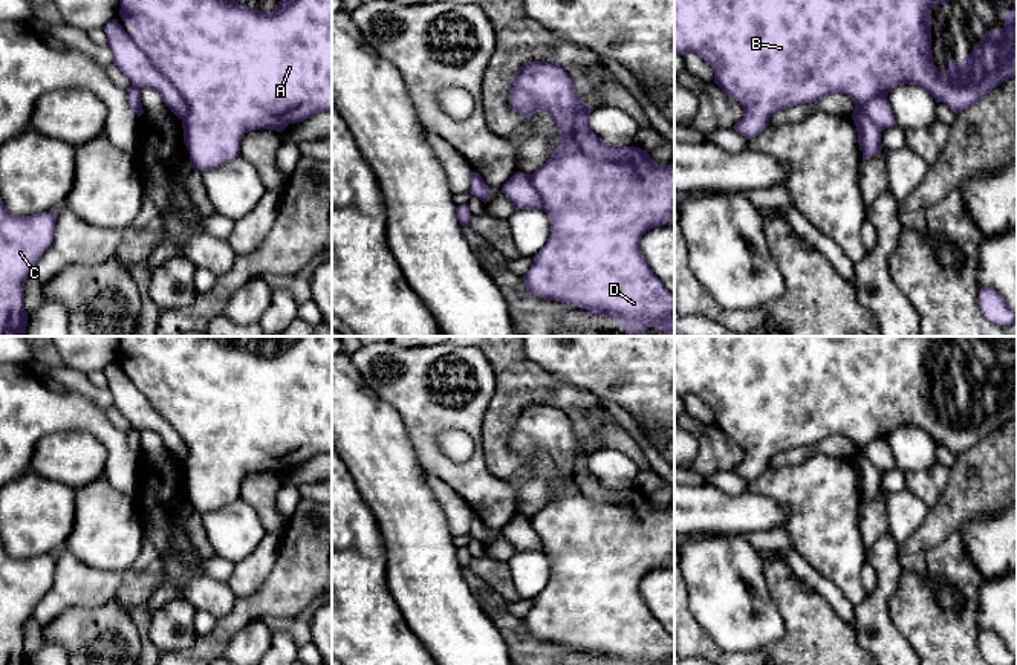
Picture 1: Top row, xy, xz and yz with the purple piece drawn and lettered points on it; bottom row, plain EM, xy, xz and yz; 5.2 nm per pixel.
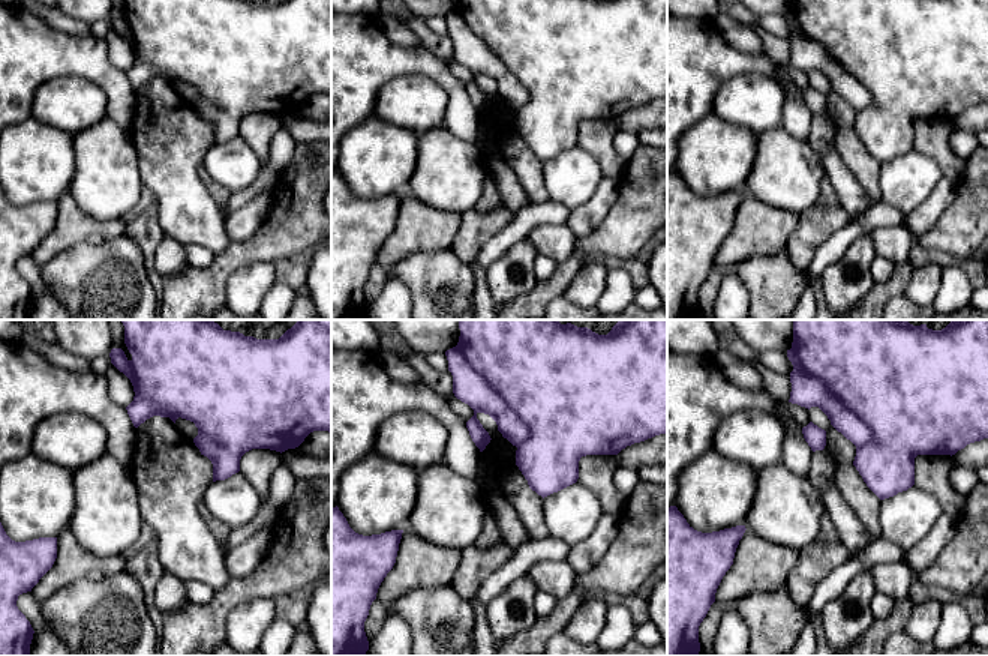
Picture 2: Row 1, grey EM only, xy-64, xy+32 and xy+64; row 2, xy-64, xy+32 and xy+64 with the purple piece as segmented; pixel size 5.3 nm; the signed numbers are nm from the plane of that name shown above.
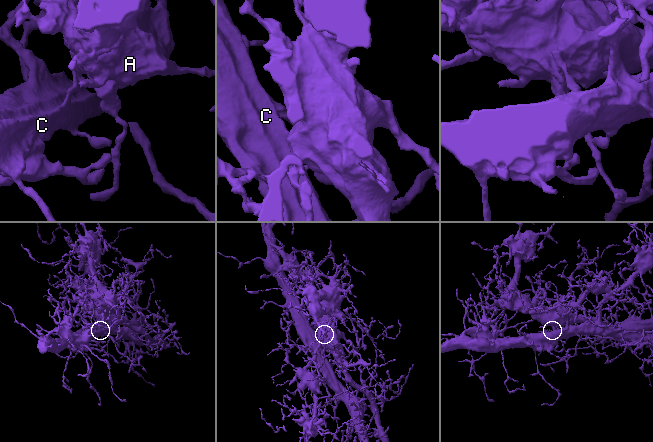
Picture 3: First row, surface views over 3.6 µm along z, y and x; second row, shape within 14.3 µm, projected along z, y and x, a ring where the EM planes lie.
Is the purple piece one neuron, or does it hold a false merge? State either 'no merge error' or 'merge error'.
merge error

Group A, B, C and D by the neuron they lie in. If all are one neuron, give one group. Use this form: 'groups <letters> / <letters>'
groups A B D / C

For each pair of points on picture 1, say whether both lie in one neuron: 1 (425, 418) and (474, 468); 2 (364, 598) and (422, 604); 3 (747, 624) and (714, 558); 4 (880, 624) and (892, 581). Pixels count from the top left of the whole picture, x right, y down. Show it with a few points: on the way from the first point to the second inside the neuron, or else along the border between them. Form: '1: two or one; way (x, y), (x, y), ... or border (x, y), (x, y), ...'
1: one; way (425, 437), (427, 448), (448, 470), (454, 470)
2: two; border (387, 566), (389, 592), (413, 633)
3: one; way (736, 607), (728, 596), (724, 575)
4: one; way (880, 613), (880, 598), (884, 592)

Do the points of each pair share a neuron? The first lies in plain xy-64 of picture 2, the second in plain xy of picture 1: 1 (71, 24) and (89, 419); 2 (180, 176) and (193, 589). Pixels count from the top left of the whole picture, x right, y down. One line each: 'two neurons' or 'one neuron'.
1: two neurons
2: one neuron

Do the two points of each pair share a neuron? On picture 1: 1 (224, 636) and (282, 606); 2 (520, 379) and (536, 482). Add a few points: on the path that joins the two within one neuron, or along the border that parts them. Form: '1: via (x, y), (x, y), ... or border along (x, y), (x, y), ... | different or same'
1: via (236, 621), (248, 609), (266, 606) | same
2: via (505, 405), (502, 411), (502, 450), (510, 457) | same

